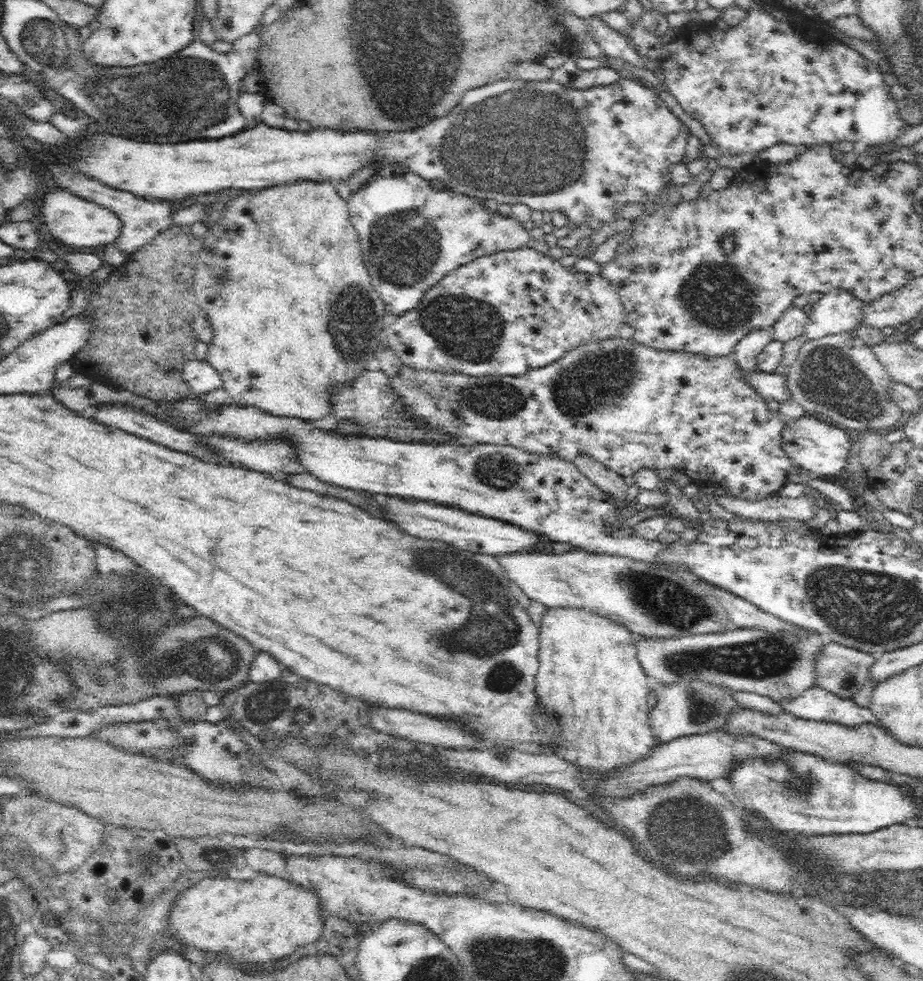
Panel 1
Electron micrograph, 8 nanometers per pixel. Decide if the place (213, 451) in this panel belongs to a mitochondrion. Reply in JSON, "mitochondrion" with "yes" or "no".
{"mitochondrion":"no"}

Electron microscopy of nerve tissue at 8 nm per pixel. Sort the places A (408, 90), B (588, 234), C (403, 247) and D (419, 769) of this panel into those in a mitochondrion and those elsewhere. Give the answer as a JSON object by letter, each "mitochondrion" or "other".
{"A":"mitochondrion","B":"other","C":"mitochondrion","D":"other"}

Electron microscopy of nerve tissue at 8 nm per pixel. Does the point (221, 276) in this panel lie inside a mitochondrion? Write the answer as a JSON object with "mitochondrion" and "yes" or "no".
{"mitochondrion":"yes"}

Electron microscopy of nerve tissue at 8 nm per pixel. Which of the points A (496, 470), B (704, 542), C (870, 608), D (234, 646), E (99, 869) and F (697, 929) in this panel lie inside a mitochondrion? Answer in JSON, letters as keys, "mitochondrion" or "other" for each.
{"A":"mitochondrion","B":"other","C":"mitochondrion","D":"mitochondrion","E":"other","F":"other"}

